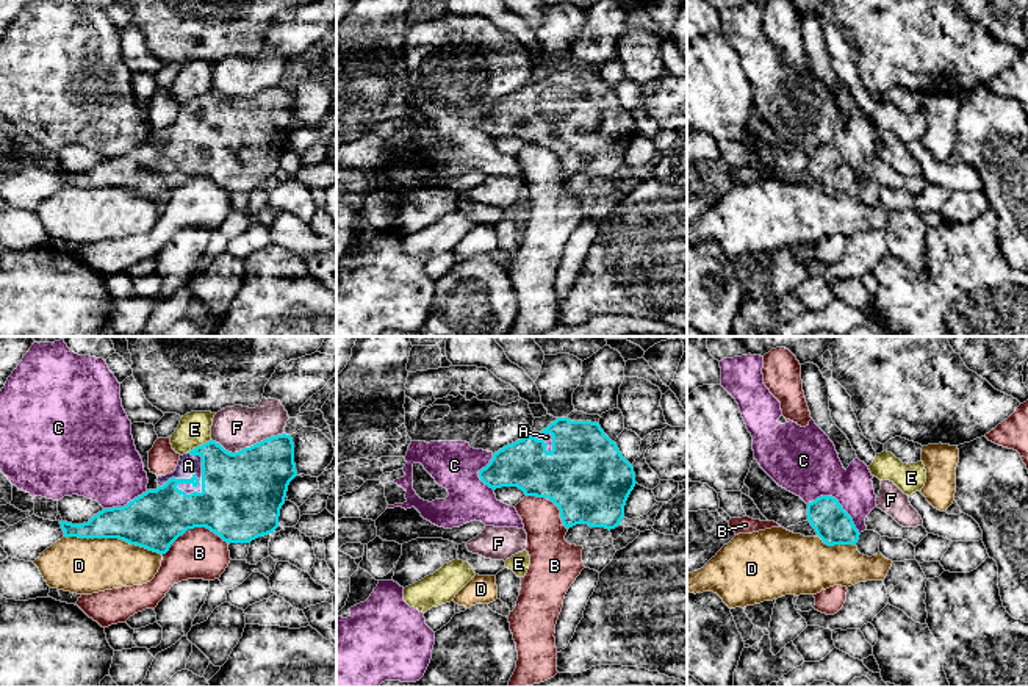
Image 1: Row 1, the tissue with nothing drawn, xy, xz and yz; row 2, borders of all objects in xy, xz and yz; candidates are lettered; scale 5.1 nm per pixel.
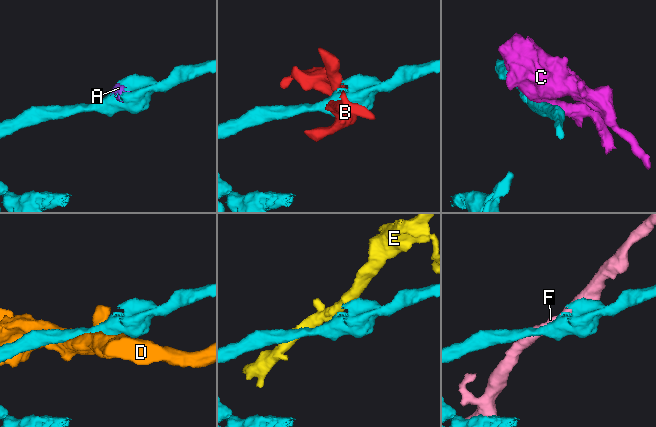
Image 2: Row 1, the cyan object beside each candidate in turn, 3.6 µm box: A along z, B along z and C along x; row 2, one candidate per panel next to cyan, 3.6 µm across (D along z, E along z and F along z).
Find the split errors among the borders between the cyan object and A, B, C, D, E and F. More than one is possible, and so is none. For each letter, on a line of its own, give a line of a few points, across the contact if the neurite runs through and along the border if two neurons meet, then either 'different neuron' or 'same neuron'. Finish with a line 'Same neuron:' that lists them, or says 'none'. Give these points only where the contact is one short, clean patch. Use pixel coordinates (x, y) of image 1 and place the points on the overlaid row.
A: same neuron
B: different neuron
C: different neuron
D: different neuron
E: line xy (210, 438), (188, 453); different neuron
F: different neuron
Same neuron: A

